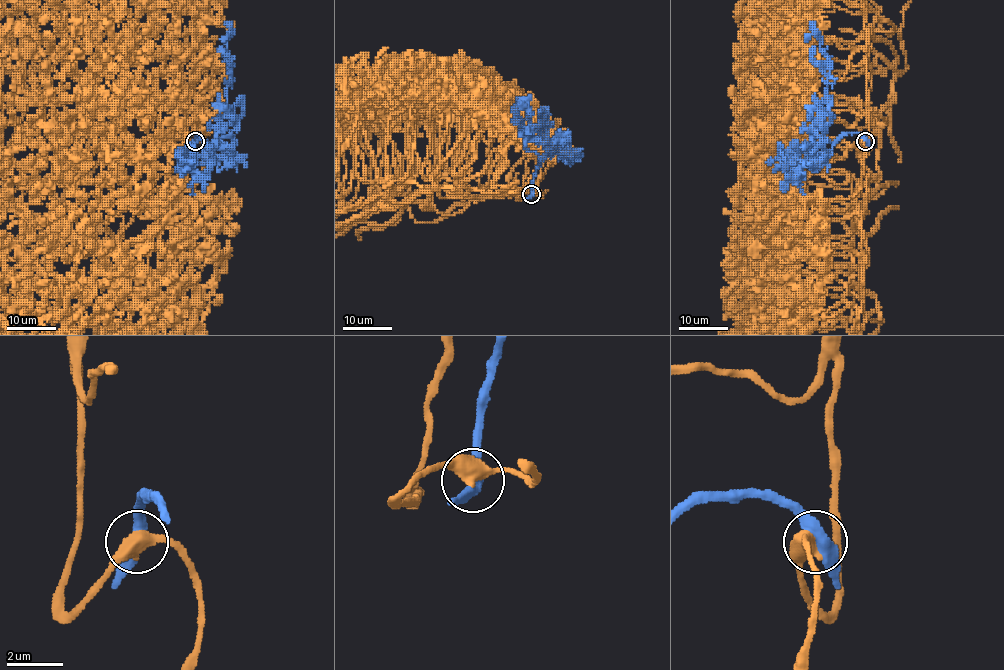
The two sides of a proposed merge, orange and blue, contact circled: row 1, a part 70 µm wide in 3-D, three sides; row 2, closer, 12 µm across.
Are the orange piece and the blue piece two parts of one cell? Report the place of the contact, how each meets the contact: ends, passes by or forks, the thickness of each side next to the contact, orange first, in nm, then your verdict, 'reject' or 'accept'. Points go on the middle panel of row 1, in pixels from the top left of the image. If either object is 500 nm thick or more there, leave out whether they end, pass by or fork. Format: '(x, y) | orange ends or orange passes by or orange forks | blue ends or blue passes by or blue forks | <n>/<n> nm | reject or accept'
(531, 194) | orange passes by | blue passes by | 480/420 nm | accept

